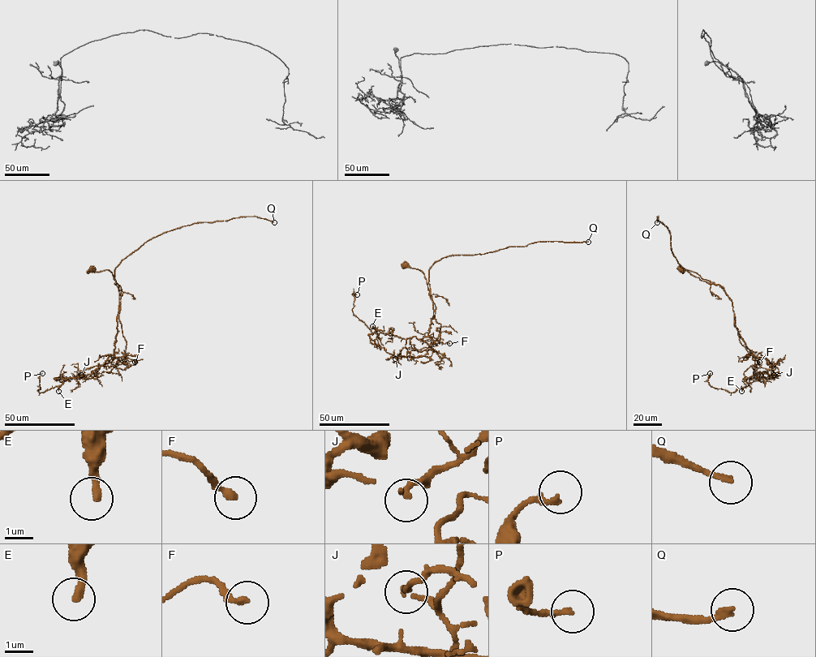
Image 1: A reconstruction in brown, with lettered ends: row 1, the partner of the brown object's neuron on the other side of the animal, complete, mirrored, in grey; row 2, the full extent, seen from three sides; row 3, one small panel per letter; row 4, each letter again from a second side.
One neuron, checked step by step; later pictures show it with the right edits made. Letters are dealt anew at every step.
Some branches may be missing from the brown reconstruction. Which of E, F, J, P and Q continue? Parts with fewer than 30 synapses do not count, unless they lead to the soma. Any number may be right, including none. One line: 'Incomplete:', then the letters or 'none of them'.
Incomplete: E, Q

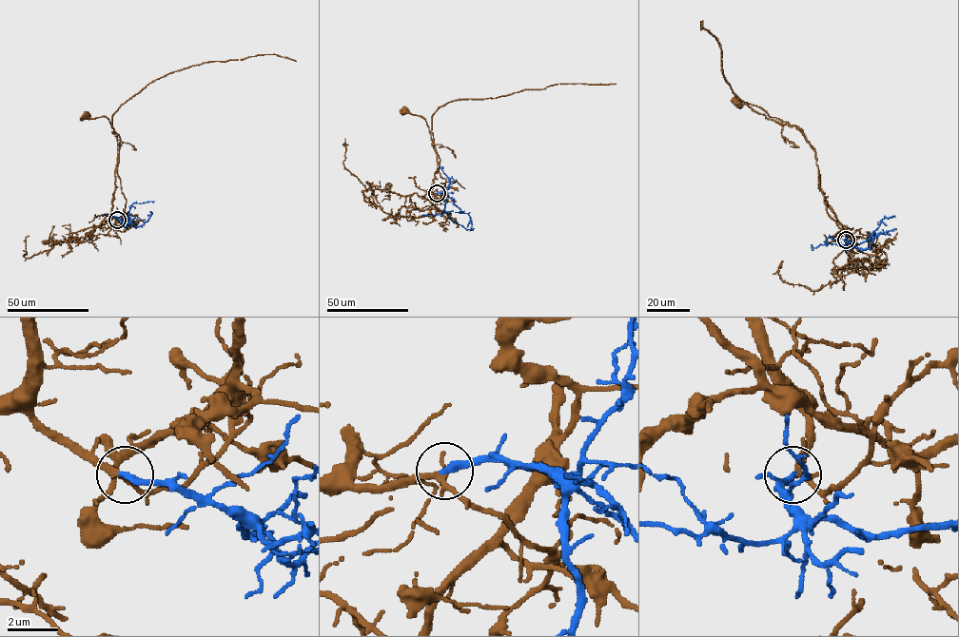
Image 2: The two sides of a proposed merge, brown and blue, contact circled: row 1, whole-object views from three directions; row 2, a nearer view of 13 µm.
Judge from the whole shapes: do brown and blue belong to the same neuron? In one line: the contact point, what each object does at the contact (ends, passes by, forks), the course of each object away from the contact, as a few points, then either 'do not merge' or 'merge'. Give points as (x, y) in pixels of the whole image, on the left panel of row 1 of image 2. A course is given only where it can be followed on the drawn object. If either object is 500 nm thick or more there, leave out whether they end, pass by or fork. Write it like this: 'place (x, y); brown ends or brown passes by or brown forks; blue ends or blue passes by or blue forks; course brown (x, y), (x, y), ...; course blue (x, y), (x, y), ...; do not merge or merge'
place (117, 220); brown passes by; blue ends; course brown (117, 220), (111, 215), (117, 163), (116, 134), (107, 117), (87, 115); course blue (117, 220), (126, 223), (125, 218), (134, 203), (154, 202); merge

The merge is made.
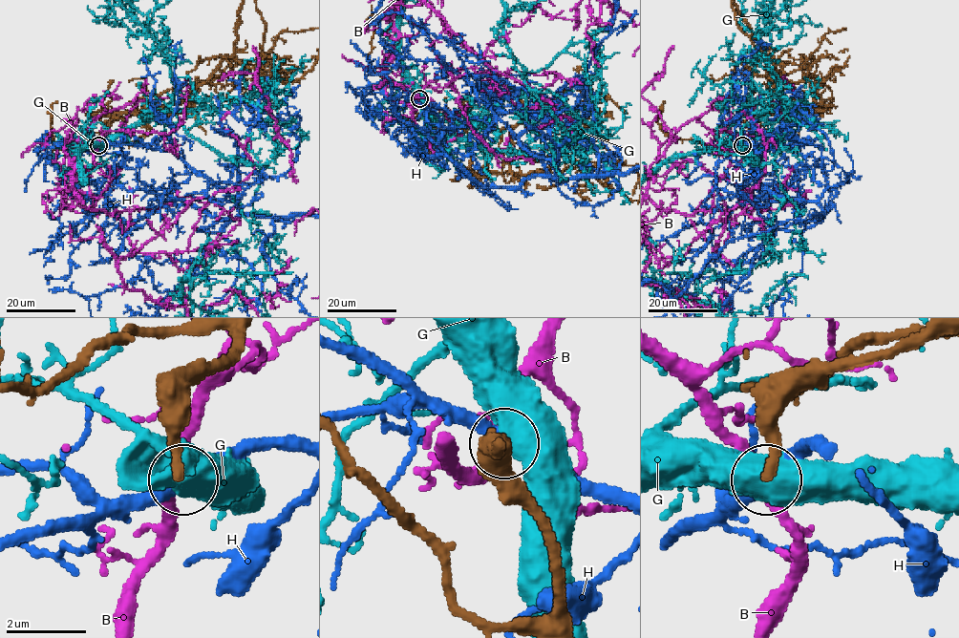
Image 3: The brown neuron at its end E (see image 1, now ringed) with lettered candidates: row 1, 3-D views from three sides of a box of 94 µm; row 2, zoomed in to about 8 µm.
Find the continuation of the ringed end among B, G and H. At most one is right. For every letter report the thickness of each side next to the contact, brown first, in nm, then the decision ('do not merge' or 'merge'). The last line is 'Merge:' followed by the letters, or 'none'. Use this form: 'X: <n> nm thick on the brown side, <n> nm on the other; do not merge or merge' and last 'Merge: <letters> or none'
B: 300 nm thick on the brown side, 300 nm on the other; do not merge
G: 280 nm thick on the brown side, 800 nm on the other; do not merge
H: 300 nm thick on the brown side, 320 nm on the other; do not merge
Merge: none

